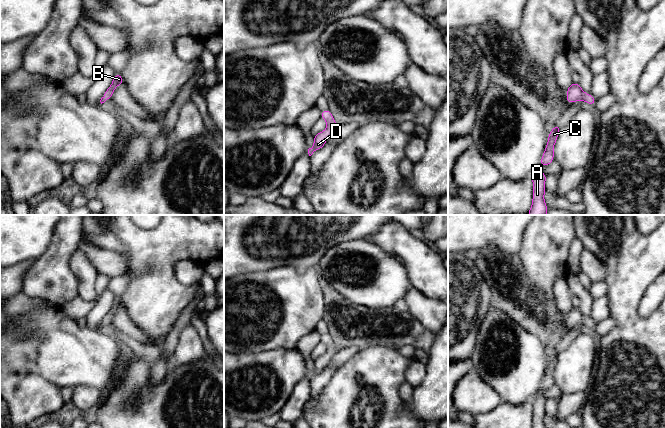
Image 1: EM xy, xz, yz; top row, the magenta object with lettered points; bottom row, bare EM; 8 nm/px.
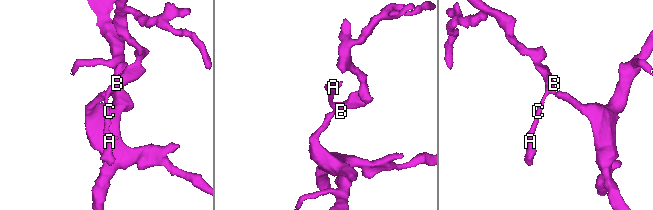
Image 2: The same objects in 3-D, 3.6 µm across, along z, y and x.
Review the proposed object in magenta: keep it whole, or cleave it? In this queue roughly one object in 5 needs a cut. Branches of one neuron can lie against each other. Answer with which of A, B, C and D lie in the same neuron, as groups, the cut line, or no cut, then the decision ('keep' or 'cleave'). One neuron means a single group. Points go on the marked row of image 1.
A B C D | no cut | keep

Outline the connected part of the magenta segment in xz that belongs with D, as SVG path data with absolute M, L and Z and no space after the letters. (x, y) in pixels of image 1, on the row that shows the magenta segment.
M329 109L321 111L321 117L328 123L328 126L325 131L314 135L315 142L314 146L308 149L309 156L311 156L315 150L321 149L325 145L326 140L330 137L331 132L338 128Z

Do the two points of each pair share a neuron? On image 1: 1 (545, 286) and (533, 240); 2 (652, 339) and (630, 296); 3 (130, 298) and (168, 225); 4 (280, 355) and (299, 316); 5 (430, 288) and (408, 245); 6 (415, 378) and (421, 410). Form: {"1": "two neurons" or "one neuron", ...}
{"1": "one neuron", "2": "one neuron", "3": "one neuron", "4": "two neurons", "5": "one neuron", "6": "two neurons"}

